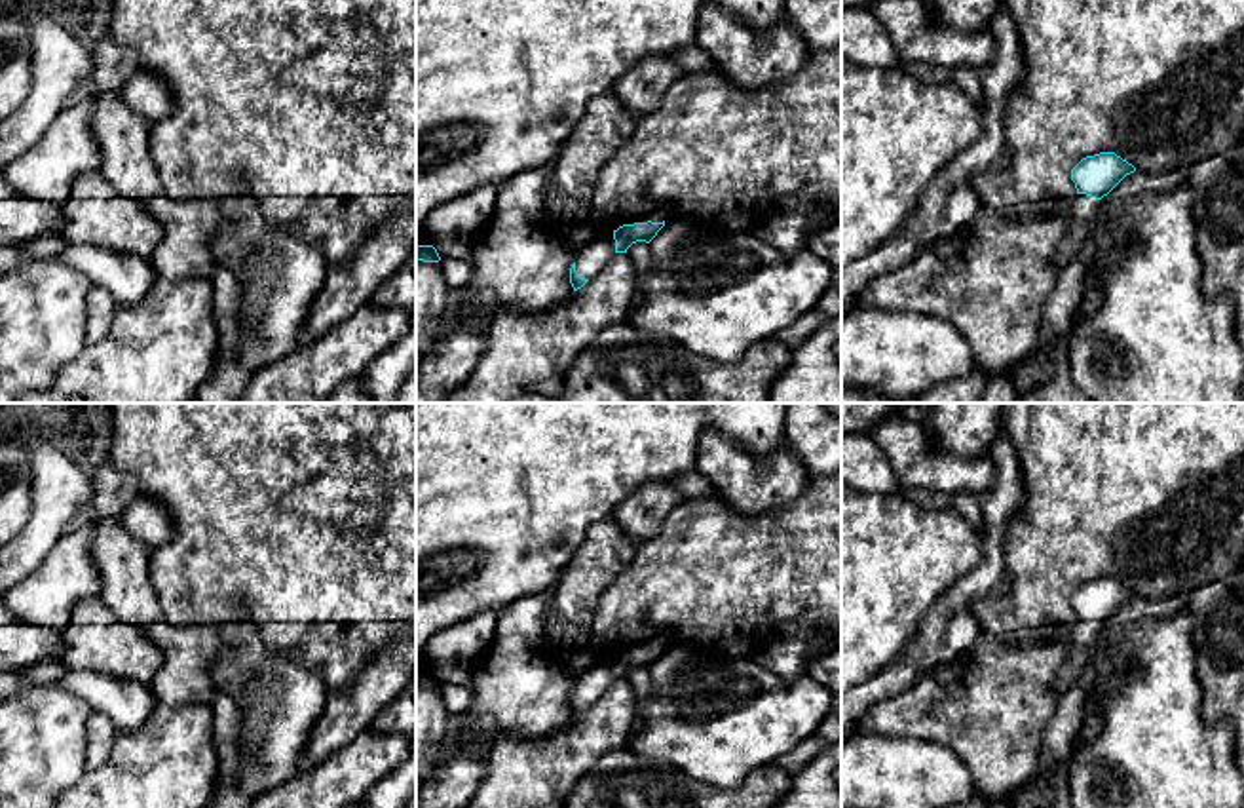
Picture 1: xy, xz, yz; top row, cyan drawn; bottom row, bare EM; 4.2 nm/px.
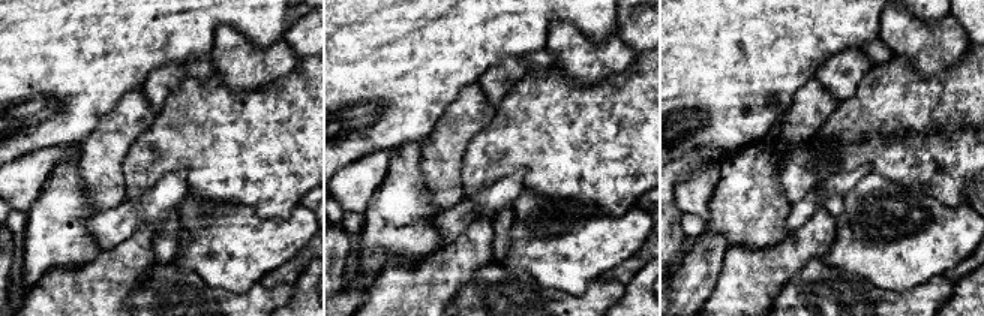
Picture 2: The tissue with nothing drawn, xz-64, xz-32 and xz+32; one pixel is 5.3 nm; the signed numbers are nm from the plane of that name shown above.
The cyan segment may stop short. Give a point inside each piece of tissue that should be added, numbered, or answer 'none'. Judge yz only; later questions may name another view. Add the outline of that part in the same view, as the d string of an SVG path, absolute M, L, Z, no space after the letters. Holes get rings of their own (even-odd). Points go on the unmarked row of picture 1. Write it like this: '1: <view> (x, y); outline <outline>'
1: yz (1083, 634); outline M1077 620L1069 627L1069 652L1054 679L1054 688L1058 694L1065 694L1079 681L1098 635L1100 625L1086 620Z

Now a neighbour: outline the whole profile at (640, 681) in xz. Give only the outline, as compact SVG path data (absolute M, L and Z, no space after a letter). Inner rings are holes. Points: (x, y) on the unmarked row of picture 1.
M646 667L632 669L627 675L627 681L636 696L636 715L632 722L632 732L638 732L644 726L650 707L659 700L659 694L653 690L650 669Z

